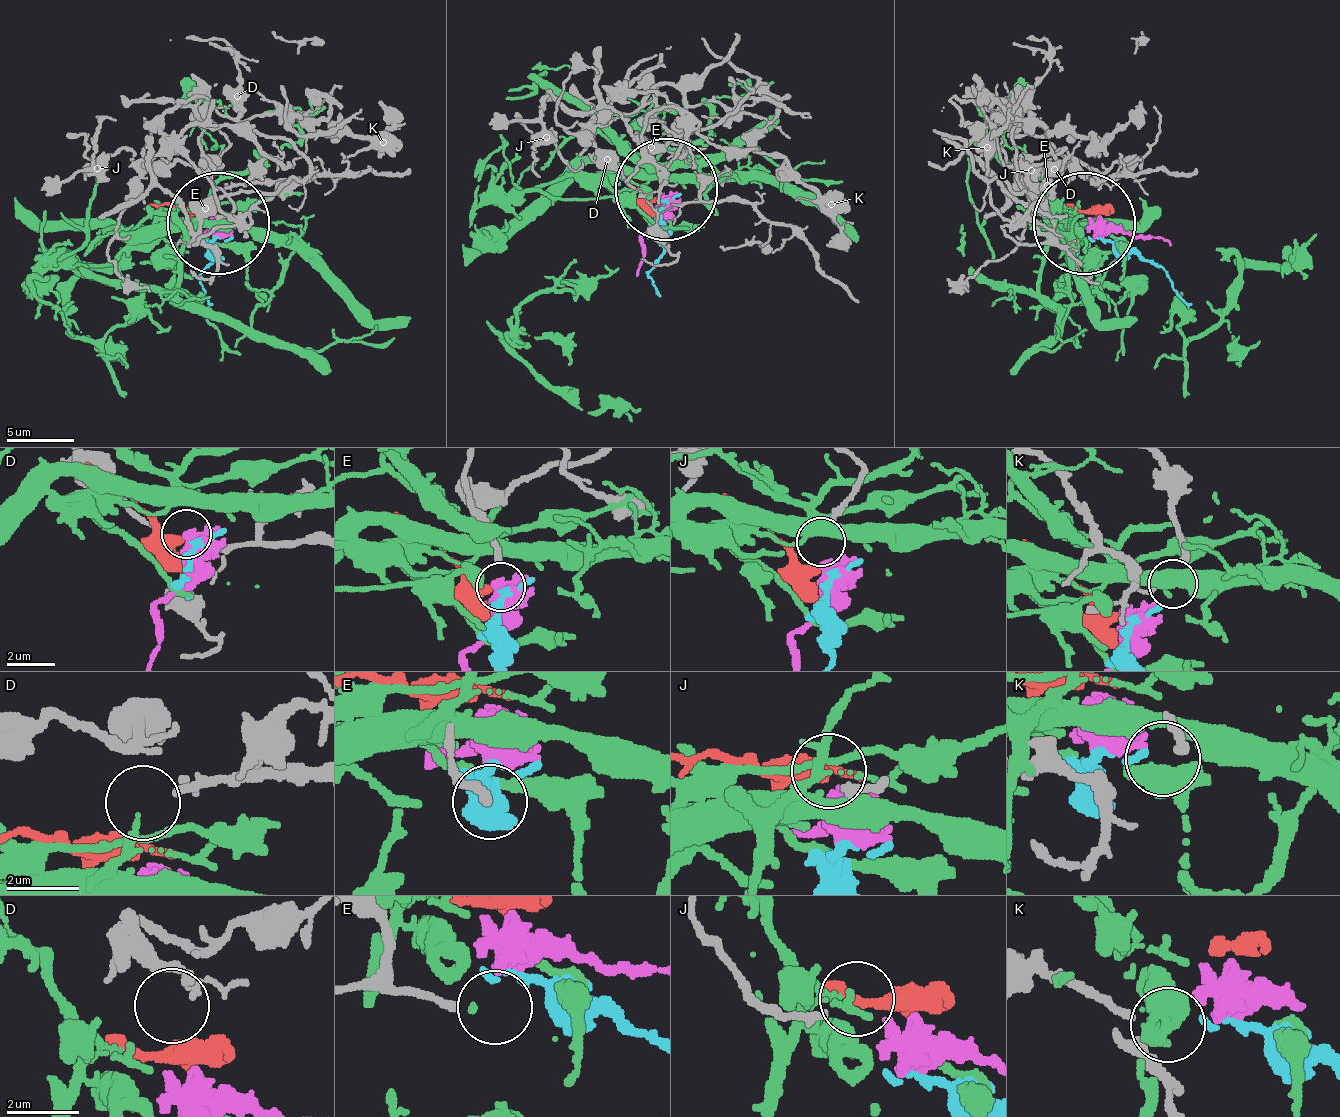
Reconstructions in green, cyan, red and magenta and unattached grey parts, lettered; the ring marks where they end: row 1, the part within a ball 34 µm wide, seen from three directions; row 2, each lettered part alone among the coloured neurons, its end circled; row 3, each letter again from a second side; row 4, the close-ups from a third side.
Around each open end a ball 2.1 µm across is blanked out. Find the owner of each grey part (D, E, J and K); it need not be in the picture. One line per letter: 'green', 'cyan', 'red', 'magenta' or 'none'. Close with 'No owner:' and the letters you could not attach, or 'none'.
D: none
E: none
J: magenta
K: cyan
No owner: D, E

